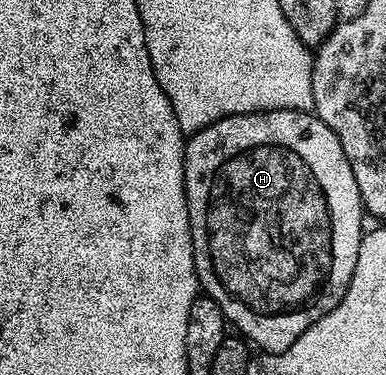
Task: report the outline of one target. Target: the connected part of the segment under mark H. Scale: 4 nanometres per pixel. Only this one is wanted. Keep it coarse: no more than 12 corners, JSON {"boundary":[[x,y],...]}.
{"boundary":[[310,111],[186,140],[199,286],[260,352],[345,297],[365,208]]}

